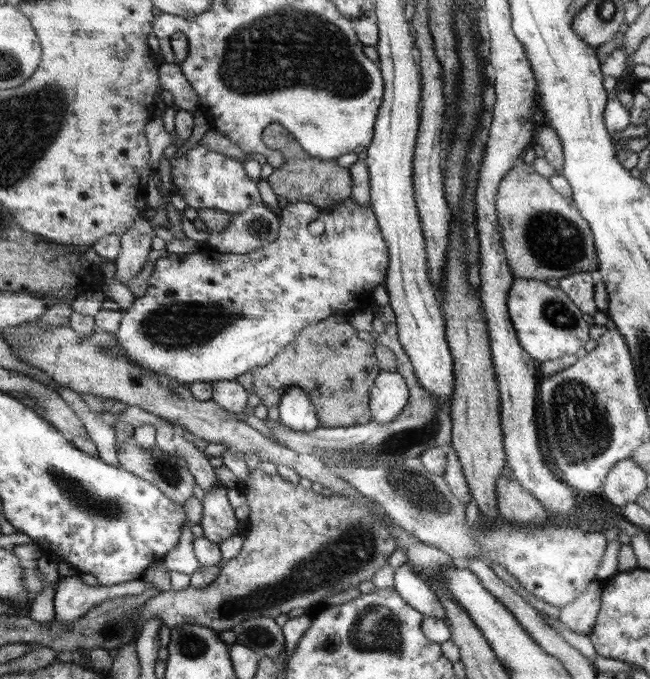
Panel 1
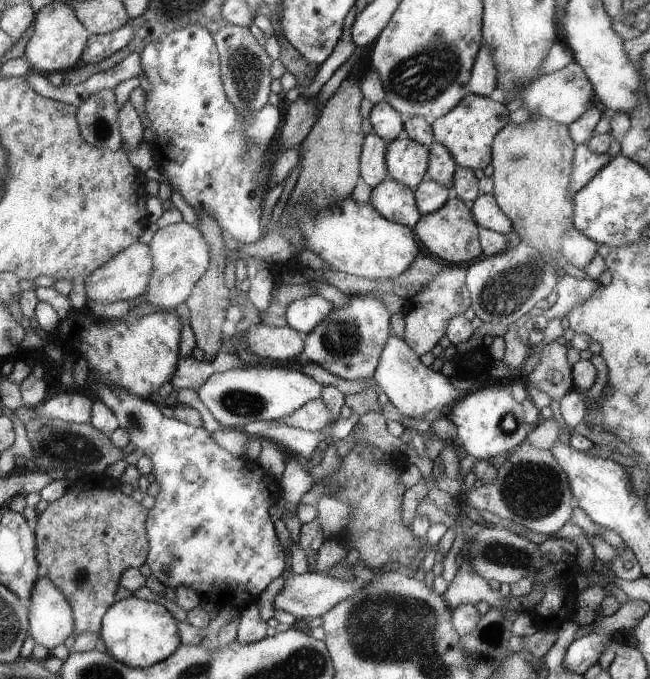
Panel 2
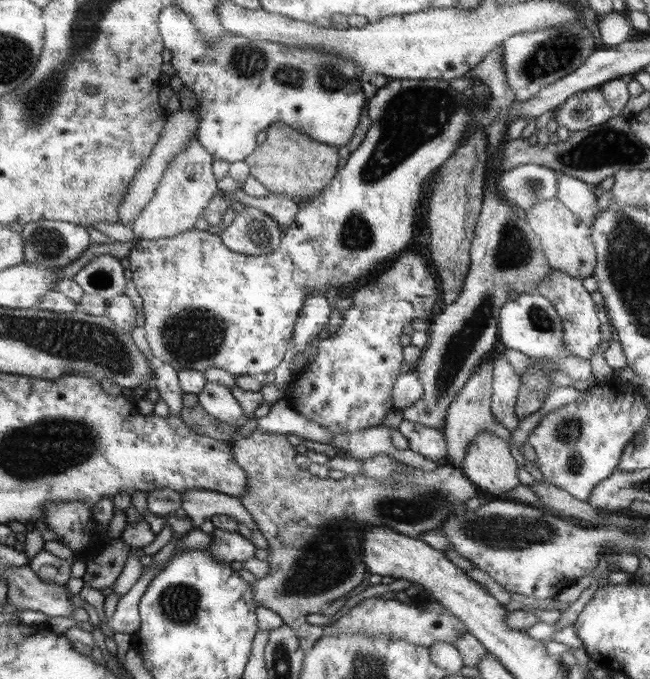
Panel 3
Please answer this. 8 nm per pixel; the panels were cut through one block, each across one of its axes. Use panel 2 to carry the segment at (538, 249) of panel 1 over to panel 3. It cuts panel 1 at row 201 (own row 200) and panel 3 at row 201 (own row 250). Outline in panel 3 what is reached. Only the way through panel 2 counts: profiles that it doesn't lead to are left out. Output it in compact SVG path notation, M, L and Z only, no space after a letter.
M560 199L539 200L532 208L525 210L525 219L541 238L542 252L549 258L552 268L578 279L593 276L597 268L597 250L593 242L592 228L580 222L580 219Z

